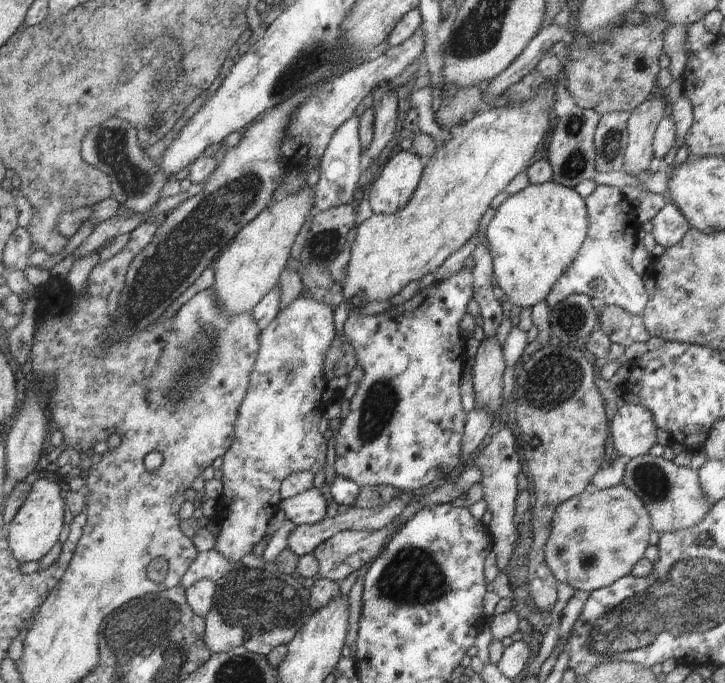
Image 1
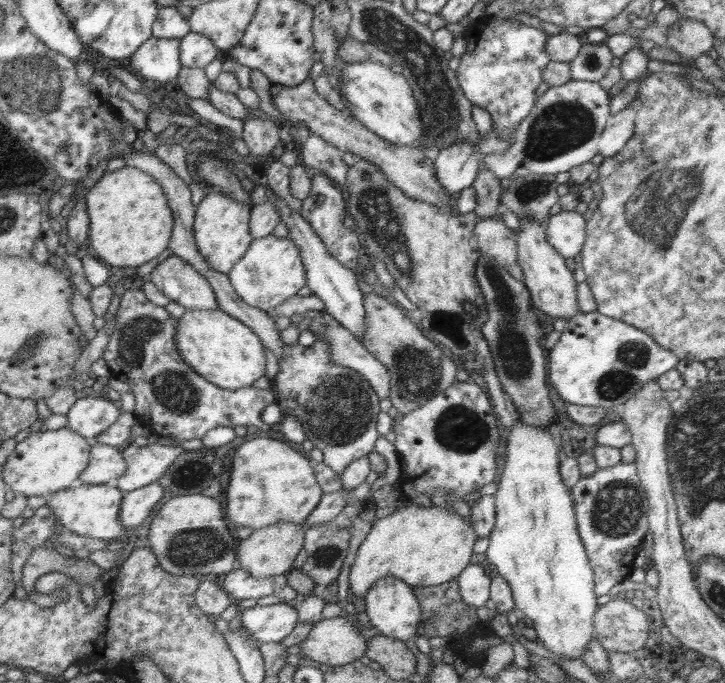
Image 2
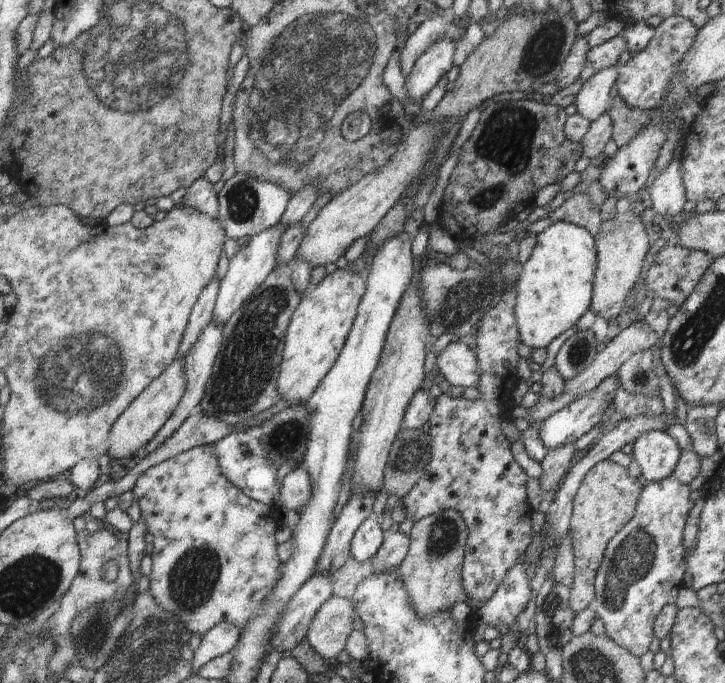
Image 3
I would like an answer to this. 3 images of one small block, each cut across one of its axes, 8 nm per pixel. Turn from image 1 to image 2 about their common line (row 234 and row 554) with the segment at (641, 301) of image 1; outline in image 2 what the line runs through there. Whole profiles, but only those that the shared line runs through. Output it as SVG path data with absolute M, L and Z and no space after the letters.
M620 462L610 468L600 468L593 472L591 476L581 478L571 488L574 512L577 520L577 527L582 539L582 544L586 549L592 570L596 596L609 594L610 588L623 582L628 578L634 567L634 559L642 549L642 541L649 531L647 512L649 502L647 496L641 488L641 482L637 476L634 462Z

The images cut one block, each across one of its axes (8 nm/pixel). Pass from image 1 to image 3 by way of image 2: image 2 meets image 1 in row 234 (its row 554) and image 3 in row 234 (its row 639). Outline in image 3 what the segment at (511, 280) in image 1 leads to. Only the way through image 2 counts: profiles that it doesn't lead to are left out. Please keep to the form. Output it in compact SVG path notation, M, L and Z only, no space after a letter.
M562 220L557 221L556 223L553 223L552 226L548 226L548 228L546 228L543 232L540 232L537 237L538 241L536 247L534 248L532 254L530 254L530 258L526 260L526 263L523 266L519 266L519 275L517 276L517 280L513 286L516 294L514 317L519 331L519 338L523 344L528 345L532 350L546 349L556 337L560 336L560 334L565 332L565 330L568 330L571 326L574 326L574 324L577 324L582 315L590 309L597 260L594 236L592 236L588 230L575 226L574 224Z

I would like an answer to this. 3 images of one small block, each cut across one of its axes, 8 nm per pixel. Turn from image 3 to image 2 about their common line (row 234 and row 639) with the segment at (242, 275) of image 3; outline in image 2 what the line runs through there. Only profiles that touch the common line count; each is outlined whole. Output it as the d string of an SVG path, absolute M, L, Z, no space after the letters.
M291 602L241 608L240 620L242 627L250 632L250 637L260 644L280 643L299 624L297 609Z

